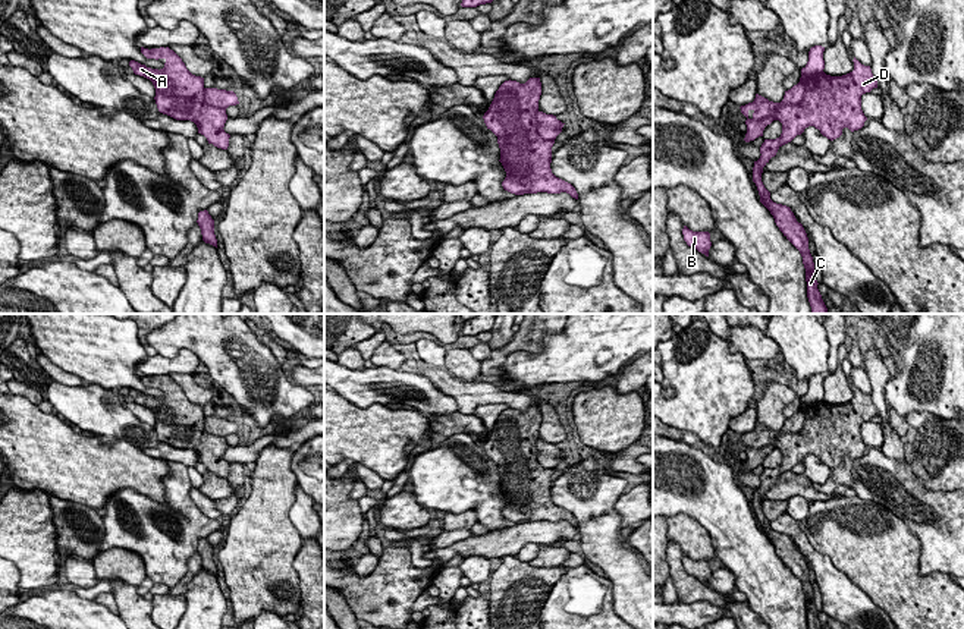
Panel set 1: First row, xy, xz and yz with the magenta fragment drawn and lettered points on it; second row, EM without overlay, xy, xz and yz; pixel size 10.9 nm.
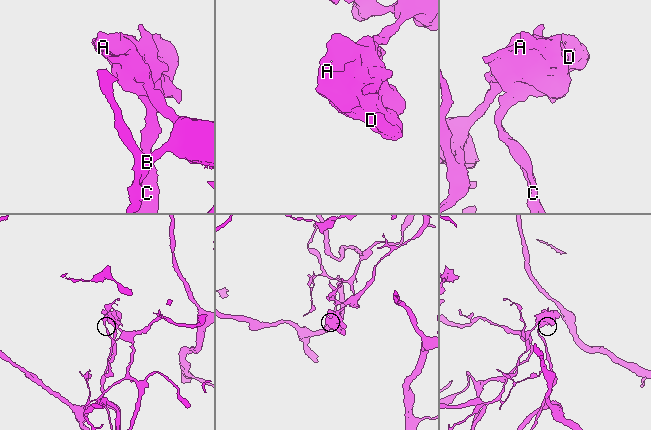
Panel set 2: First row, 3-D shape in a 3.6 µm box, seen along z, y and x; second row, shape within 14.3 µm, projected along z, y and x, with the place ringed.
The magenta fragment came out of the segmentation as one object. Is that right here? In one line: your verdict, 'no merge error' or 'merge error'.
merge error

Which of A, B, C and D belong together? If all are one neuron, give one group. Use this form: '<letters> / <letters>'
A C D / B

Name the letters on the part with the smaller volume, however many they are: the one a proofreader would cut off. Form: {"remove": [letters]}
{"remove": ["A", "C", "D"]}

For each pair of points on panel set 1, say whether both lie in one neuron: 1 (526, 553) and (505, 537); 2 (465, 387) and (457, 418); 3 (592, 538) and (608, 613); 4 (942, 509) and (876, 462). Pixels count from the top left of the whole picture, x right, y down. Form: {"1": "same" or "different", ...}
{"1": "different", "2": "different", "3": "different", "4": "same"}

